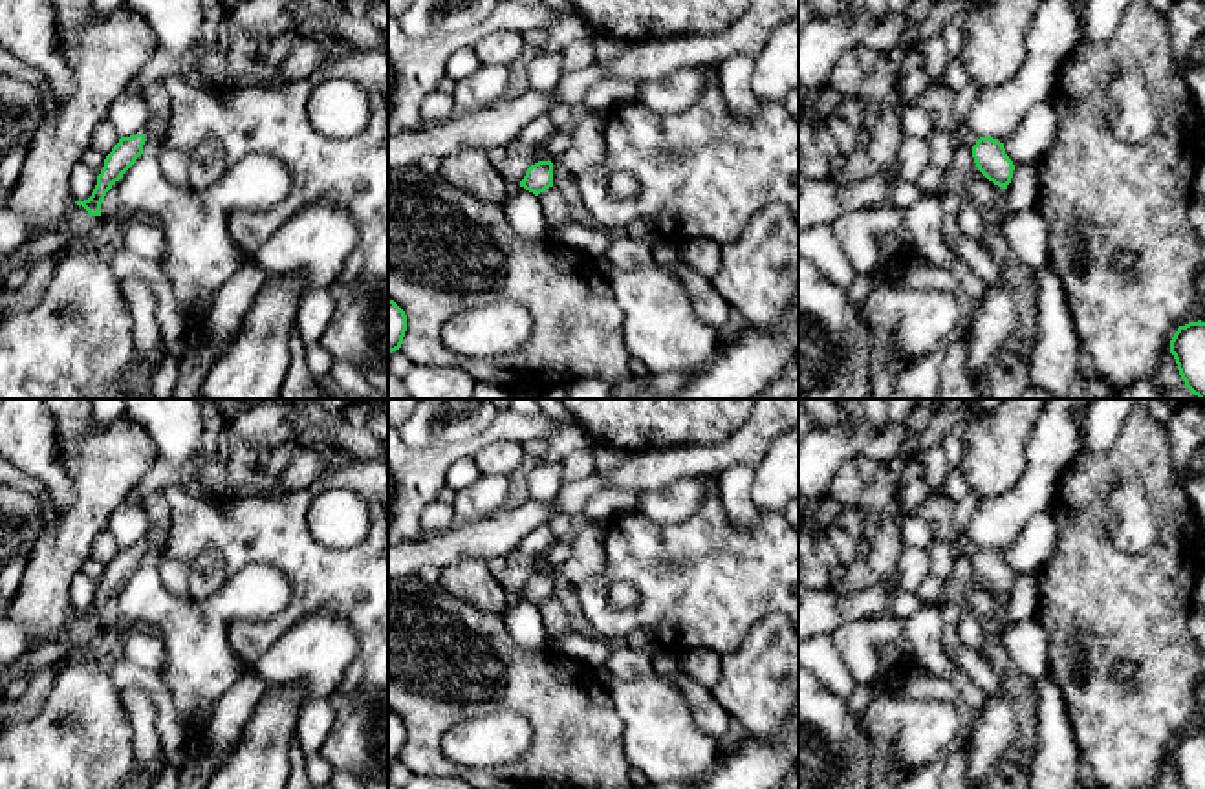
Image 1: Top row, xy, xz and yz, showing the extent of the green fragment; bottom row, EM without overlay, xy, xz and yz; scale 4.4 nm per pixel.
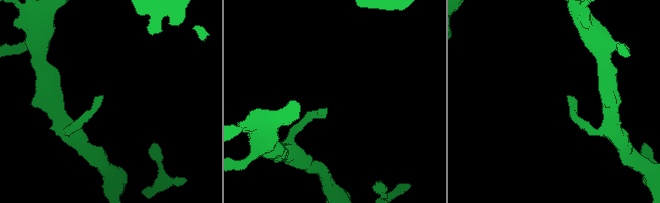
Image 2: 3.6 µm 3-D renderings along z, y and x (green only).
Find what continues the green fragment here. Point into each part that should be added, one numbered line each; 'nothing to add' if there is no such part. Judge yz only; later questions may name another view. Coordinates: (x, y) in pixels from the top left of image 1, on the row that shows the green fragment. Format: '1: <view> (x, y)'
nothing to add

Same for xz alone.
nothing to add

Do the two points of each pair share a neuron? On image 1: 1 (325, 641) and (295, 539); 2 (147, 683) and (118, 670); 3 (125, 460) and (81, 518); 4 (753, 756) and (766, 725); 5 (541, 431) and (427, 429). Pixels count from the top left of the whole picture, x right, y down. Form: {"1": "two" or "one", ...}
{"1": "two", "2": "one", "3": "one", "4": "two", "5": "two"}

